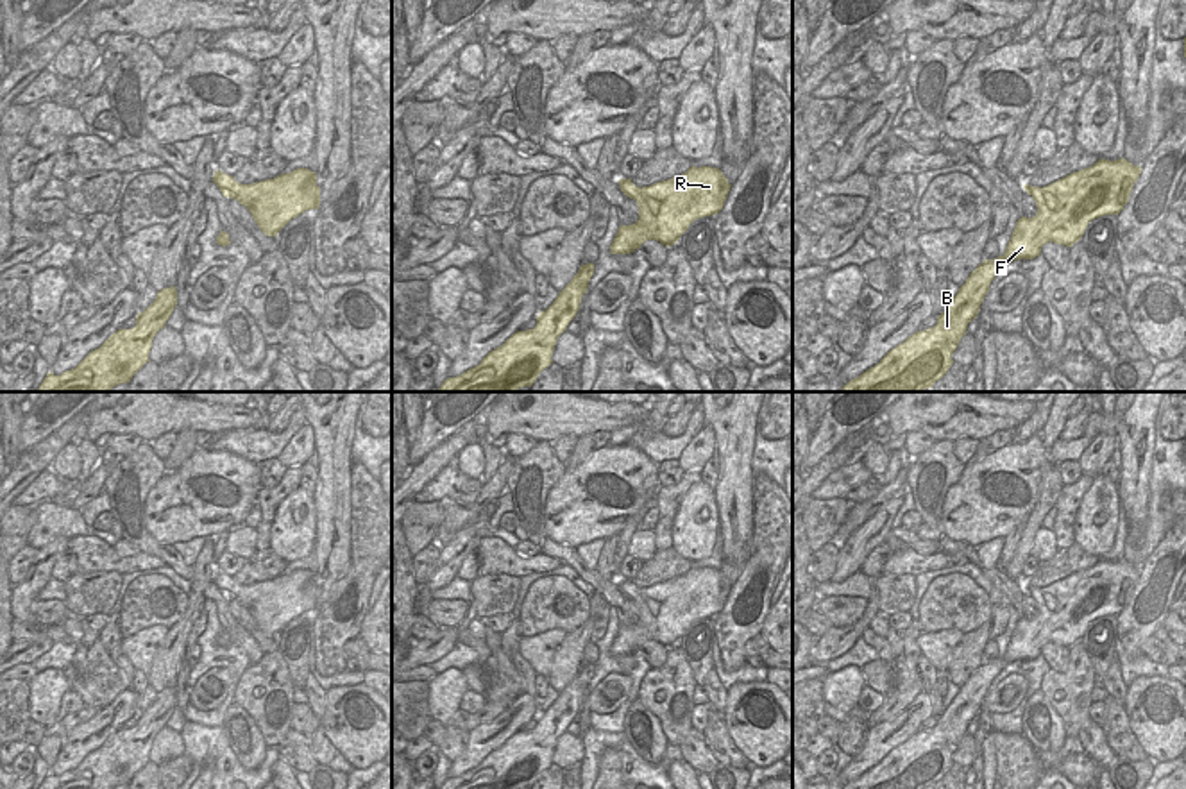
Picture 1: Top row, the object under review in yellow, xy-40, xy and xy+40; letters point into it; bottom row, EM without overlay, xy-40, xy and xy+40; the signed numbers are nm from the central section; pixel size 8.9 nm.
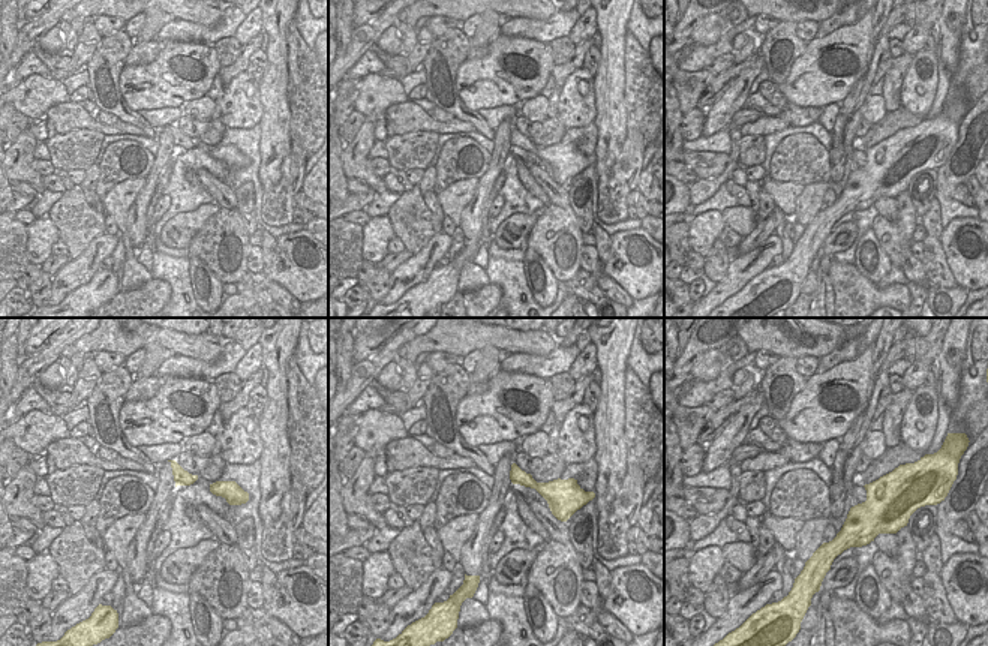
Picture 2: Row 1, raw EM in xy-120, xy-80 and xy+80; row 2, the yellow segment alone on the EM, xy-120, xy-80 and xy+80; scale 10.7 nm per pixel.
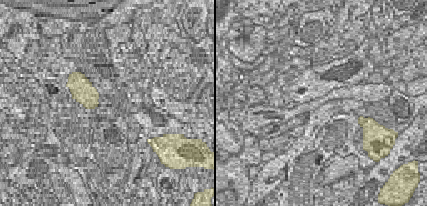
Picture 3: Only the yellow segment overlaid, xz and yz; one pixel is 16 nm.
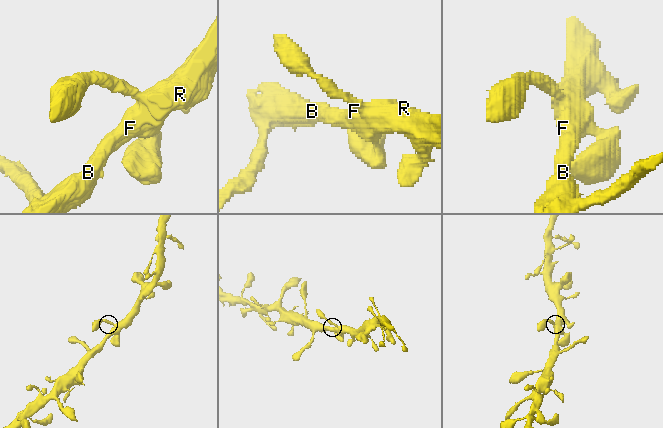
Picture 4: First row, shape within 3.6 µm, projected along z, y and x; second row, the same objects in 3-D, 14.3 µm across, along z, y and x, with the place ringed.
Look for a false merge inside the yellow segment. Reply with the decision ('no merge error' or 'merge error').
no merge error

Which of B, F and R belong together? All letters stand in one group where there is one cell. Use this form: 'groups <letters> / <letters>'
groups B F R

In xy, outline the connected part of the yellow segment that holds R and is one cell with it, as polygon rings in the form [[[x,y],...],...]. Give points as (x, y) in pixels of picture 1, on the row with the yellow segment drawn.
[[[690,166],[678,177],[642,188],[631,179],[619,179],[619,186],[637,202],[639,220],[619,227],[612,254],[630,254],[648,240],[674,245],[696,218],[717,215],[732,188],[723,172],[712,166]]]

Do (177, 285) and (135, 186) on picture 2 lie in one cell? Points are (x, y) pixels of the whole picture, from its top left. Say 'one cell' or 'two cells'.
two cells

